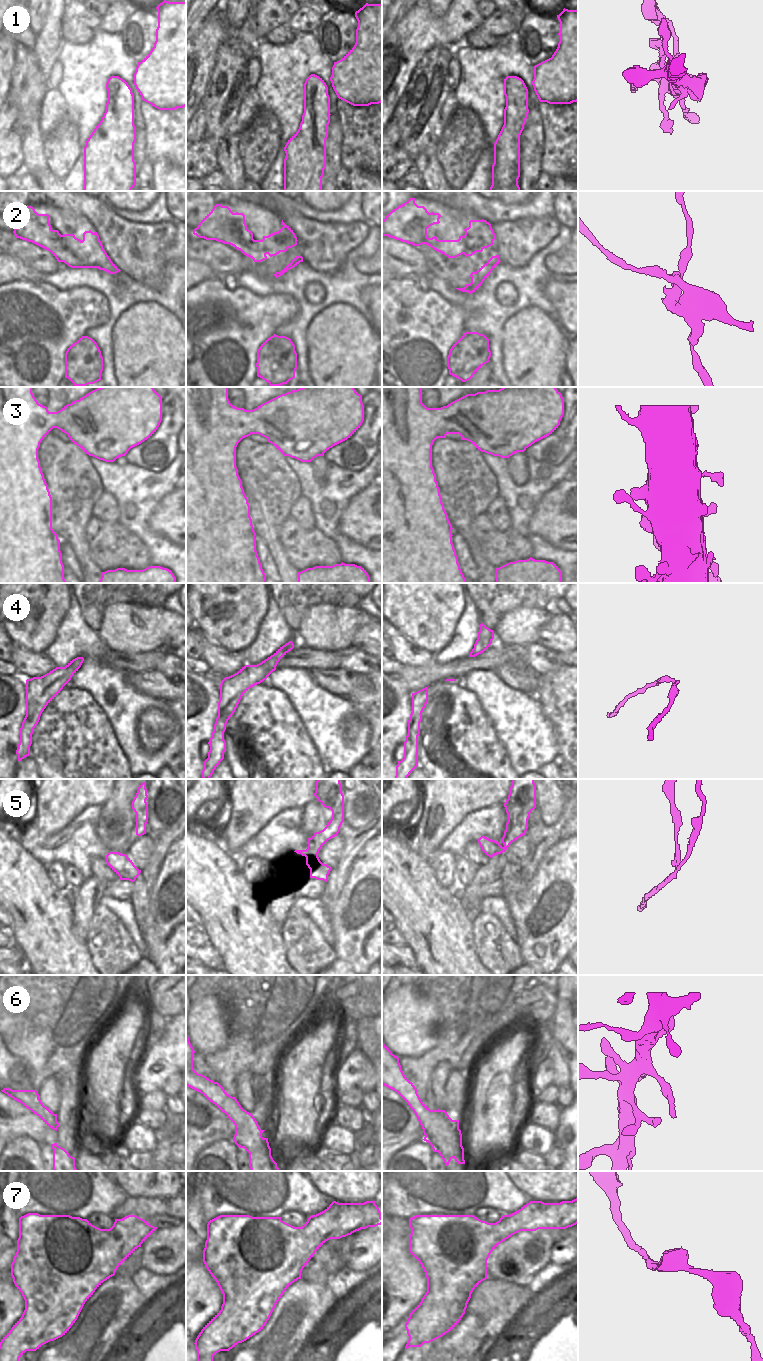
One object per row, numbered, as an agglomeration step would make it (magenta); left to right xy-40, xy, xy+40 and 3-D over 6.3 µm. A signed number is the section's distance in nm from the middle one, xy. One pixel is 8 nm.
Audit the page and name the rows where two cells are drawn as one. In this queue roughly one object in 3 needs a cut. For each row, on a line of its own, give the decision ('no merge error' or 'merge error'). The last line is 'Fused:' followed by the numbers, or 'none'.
1: no merge error
2: merge error
3: no merge error
4: no merge error
5: merge error
6: no merge error
7: no merge error
Fused: 2, 5

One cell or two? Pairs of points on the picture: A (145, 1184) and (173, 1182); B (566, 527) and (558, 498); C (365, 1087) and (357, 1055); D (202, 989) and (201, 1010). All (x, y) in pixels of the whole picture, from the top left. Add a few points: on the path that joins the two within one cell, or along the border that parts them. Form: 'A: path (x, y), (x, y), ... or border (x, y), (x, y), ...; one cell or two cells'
A: path (152, 1184), (166, 1182); one cell
B: path (566, 520), (559, 513), (559, 505); one cell
C: border (368, 1061), (366, 1072), (356, 1086); two cells
D: border (196, 1002), (206, 996), (215, 996), (223, 1008); two cells

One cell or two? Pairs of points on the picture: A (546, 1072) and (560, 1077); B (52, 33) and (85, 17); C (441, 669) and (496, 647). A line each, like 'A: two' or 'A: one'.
A: two
B: two
C: one

